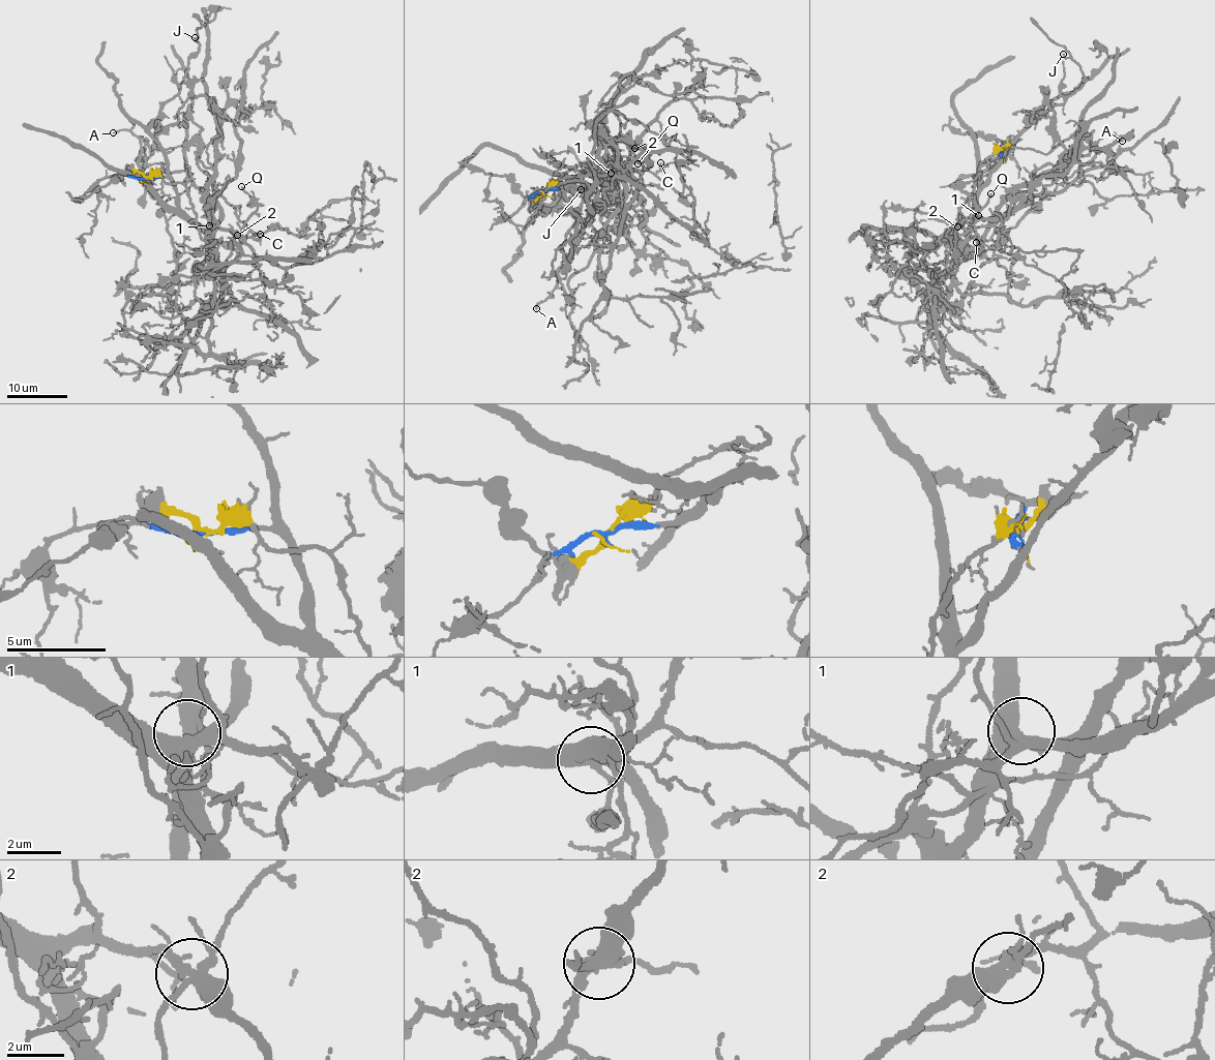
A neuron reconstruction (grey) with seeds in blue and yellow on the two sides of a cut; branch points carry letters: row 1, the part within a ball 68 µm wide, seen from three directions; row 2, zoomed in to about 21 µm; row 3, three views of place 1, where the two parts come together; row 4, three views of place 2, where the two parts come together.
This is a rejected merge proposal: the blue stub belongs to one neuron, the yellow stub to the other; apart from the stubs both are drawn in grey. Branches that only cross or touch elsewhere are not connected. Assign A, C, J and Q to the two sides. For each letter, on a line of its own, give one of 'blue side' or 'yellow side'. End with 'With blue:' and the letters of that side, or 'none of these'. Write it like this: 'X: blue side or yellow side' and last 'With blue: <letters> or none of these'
A: yellow side
C: blue side
J: blue side
Q: yellow side
With blue: C, J

